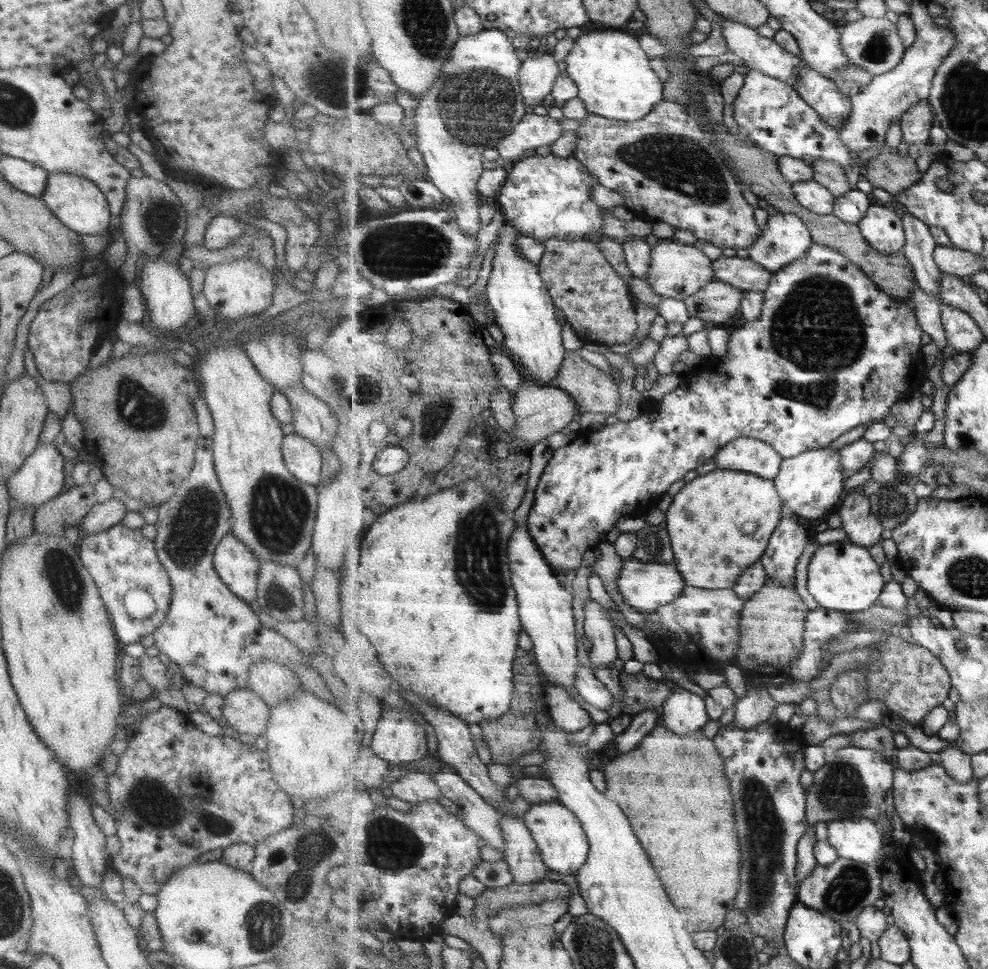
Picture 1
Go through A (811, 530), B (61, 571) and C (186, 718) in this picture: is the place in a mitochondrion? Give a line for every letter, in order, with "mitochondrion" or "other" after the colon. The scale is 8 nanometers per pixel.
A: other
B: mitochondrion
C: other

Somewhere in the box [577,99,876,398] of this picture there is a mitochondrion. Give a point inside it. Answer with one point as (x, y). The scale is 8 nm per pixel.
(684, 164)

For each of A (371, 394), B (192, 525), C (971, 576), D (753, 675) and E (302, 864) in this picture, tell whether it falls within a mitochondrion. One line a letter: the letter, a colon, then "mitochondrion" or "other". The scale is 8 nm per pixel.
A: mitochondrion
B: mitochondrion
C: mitochondrion
D: other
E: mitochondrion

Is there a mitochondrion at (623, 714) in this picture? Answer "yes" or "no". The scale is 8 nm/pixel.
no

